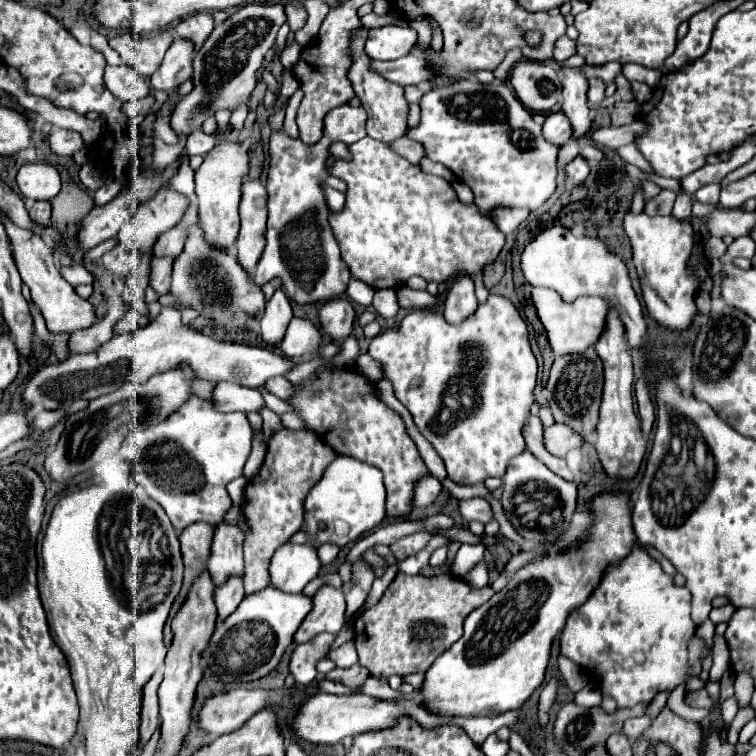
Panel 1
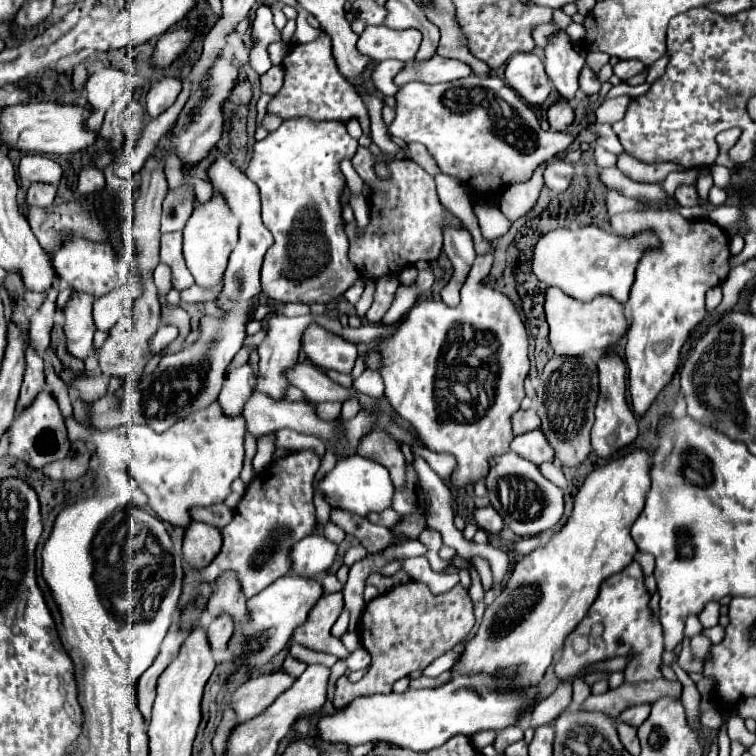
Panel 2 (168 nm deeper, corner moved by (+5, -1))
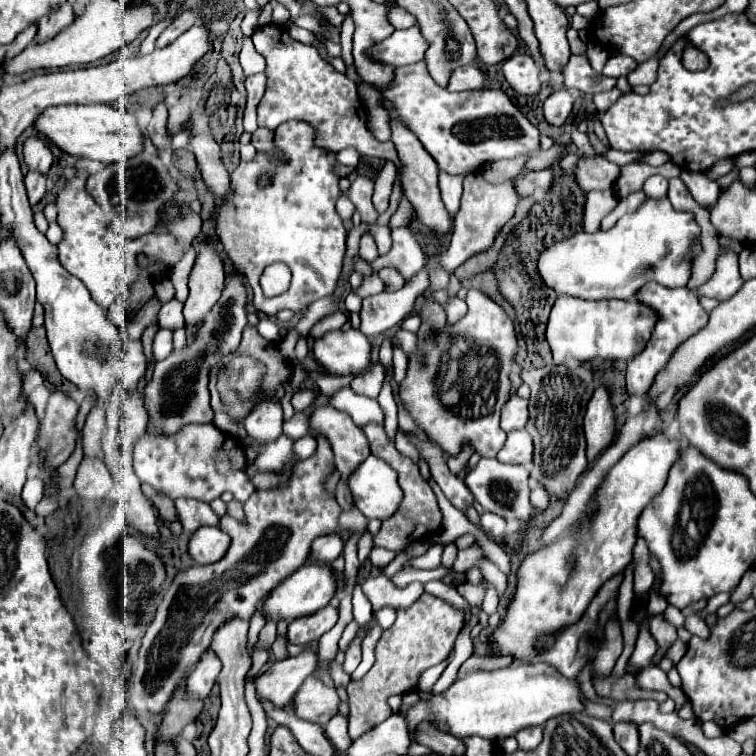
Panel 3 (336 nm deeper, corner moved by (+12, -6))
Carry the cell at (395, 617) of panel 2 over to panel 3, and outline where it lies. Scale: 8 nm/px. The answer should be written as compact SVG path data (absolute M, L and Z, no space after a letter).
M420 595L410 607L396 609L396 621L390 629L382 631L376 643L376 663L360 679L346 687L348 693L348 733L352 739L364 735L376 723L390 717L390 707L386 699L390 695L404 695L416 687L418 675L428 667L434 667L448 659L454 649L454 641L464 627L464 611L456 609L448 601L434 595Z

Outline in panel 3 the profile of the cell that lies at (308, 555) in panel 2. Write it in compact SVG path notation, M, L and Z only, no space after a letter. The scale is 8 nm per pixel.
M332 533L332 535L324 535L324 537L312 541L310 559L316 563L328 565L330 561L338 559L342 555L342 551L344 551L344 541L340 539L338 533Z

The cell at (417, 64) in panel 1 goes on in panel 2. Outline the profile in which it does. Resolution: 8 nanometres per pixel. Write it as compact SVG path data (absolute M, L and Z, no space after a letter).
M435 56L423 64L407 64L397 76L395 76L395 84L403 84L403 82L411 82L411 78L419 78L421 82L427 84L437 84L437 82L453 82L459 78L469 76L473 70L469 64L461 62L461 60L451 60L451 58L443 58L443 56Z

